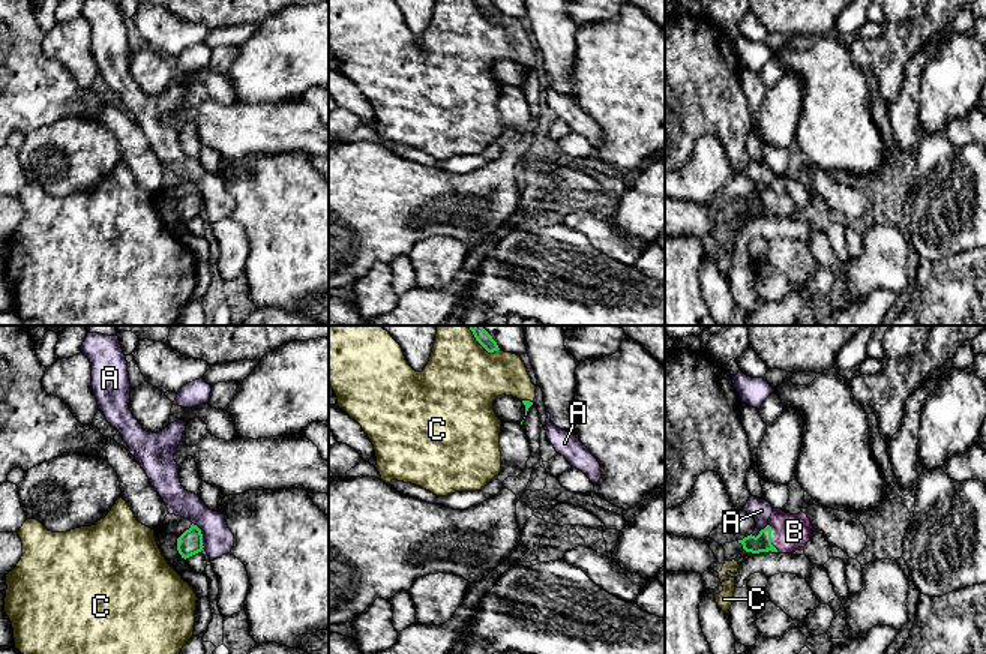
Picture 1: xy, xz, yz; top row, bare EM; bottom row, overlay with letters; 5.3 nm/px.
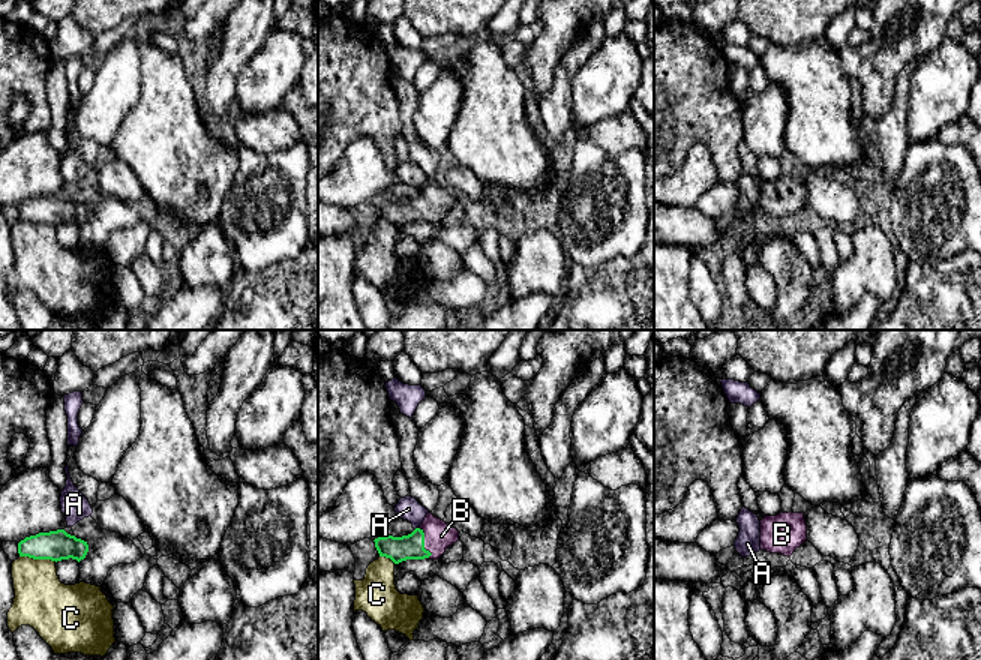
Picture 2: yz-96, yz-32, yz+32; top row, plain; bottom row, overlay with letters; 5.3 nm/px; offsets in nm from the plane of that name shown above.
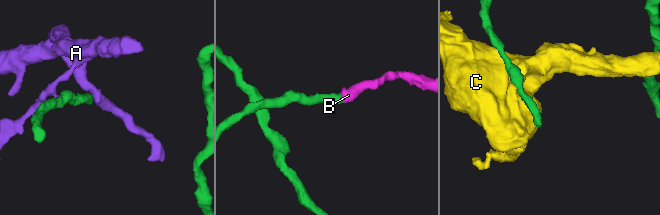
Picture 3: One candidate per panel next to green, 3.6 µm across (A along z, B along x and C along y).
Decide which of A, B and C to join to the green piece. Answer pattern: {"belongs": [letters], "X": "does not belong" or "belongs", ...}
{"belongs": ["B"], "A": "does not belong", "B": "belongs", "C": "does not belong"}

